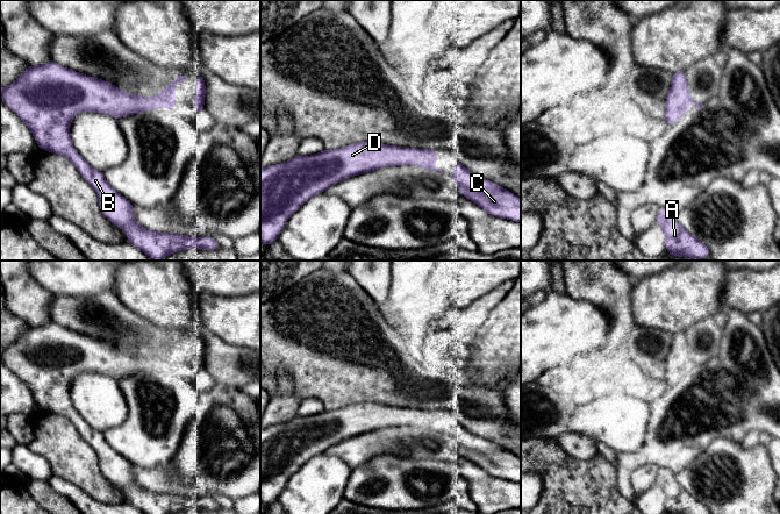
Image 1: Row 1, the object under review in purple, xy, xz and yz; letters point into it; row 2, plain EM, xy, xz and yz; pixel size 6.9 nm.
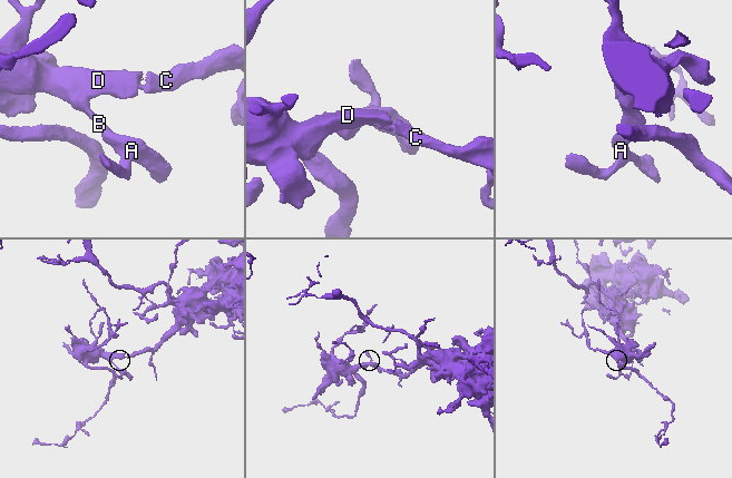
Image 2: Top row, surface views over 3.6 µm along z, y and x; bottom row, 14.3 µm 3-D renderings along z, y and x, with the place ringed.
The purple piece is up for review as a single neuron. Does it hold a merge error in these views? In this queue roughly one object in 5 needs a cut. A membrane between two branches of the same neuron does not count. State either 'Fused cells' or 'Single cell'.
Single cell

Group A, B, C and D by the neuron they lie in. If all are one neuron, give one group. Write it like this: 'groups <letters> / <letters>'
groups A B C D

